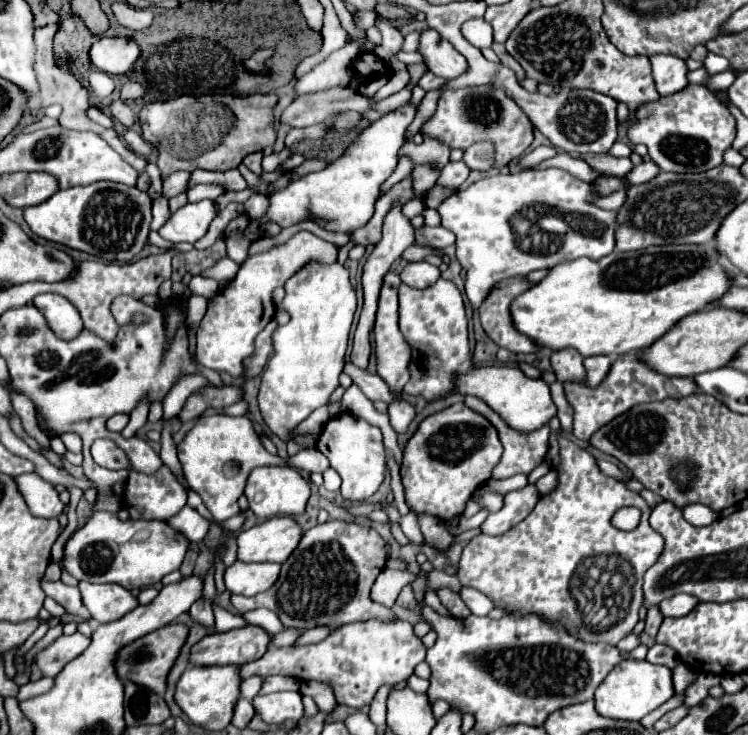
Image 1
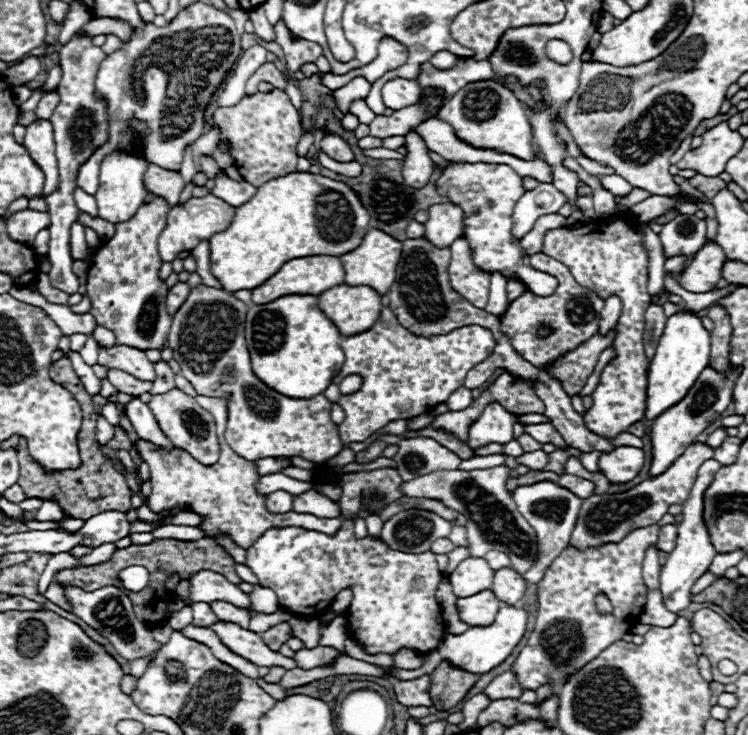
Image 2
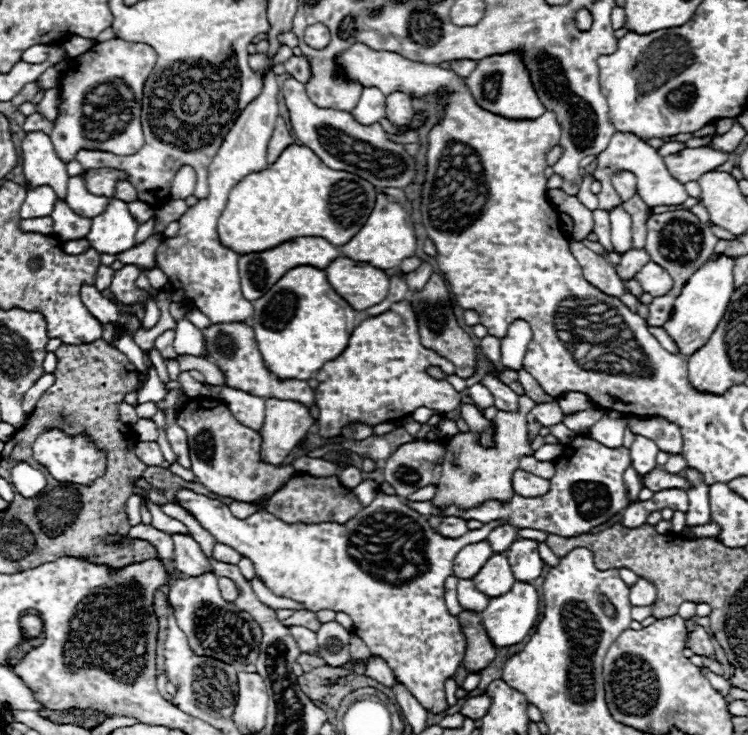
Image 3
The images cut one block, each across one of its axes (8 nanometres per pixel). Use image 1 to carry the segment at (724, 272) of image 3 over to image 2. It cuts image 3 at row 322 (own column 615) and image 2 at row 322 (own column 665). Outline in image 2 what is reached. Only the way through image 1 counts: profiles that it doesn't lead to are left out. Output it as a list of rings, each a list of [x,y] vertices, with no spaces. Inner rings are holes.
[[[680,310],[666,320],[666,328],[656,346],[656,354],[648,368],[648,402],[646,420],[656,418],[670,406],[678,404],[696,382],[700,372],[710,364],[710,332],[702,326],[702,318],[696,312]]]

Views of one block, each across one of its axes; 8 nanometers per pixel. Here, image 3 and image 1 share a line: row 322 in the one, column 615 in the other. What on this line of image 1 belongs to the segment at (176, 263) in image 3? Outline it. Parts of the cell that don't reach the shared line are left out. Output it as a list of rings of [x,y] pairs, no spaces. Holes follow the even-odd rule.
[[[560,168],[522,170],[518,174],[490,176],[478,180],[462,192],[456,192],[452,198],[446,198],[438,206],[440,226],[456,234],[456,256],[464,270],[468,270],[464,286],[472,308],[478,308],[482,304],[496,280],[504,280],[510,276],[526,276],[534,270],[554,268],[560,262],[576,260],[580,256],[600,260],[612,254],[616,212],[596,208],[590,204],[590,200],[596,200],[596,196],[592,194],[592,186]]]

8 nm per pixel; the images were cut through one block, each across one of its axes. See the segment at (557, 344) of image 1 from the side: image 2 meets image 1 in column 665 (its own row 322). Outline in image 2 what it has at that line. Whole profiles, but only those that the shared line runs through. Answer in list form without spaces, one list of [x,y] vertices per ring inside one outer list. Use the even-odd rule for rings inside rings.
[[[290,294],[276,298],[270,304],[254,304],[246,314],[246,346],[252,360],[252,370],[264,384],[288,398],[312,398],[330,386],[332,378],[346,360],[340,340],[342,334],[336,330],[336,324],[322,314],[318,308],[318,296],[312,294]]]

